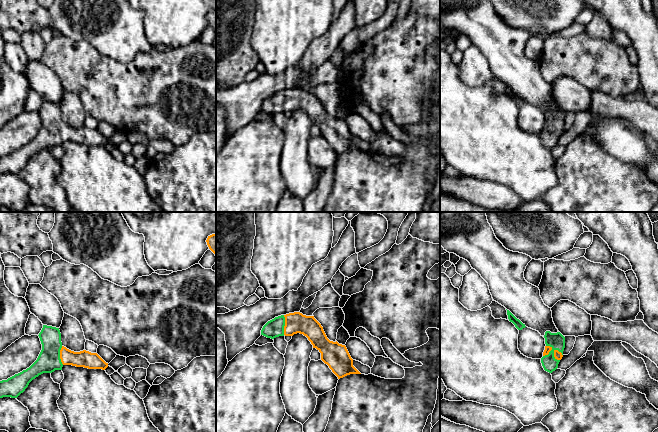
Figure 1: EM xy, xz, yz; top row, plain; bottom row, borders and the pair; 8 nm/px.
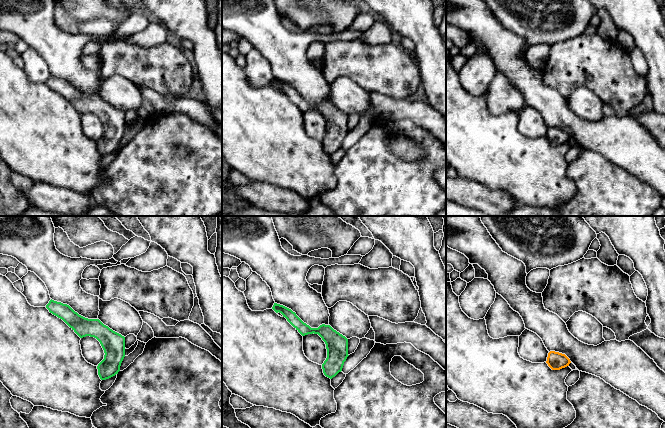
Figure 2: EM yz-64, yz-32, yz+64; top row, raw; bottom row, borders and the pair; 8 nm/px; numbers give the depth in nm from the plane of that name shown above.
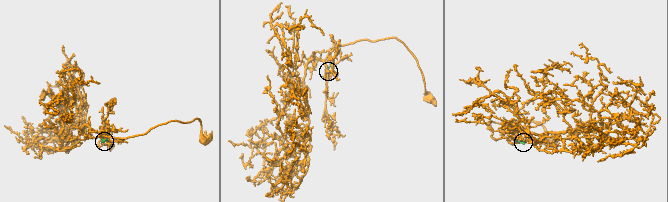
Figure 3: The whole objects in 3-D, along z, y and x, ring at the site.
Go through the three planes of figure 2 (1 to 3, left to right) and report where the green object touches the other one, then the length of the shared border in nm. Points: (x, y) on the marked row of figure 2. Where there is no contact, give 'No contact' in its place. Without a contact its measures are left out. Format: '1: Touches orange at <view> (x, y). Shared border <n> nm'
1: No contact
2: No contact
3: No contact

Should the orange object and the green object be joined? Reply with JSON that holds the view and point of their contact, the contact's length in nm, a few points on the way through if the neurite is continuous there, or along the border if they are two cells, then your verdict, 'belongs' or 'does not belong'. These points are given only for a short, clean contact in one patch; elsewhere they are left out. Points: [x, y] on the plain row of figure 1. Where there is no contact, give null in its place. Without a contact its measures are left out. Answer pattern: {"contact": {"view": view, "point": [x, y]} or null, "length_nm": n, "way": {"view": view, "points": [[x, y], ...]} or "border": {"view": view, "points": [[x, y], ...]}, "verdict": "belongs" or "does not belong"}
{"contact": {"view": "yz", "point": [551, 125]}, "length_nm": 170, "way": {"view": "yz", "points": [[558, 131], [551, 125], [555, 121], [555, 116]]}, "verdict": "belongs"}

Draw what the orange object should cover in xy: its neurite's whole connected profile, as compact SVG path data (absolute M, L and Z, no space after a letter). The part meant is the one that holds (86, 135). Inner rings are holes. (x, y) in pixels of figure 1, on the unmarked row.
M43 101L38 112L42 120L42 126L37 136L26 146L7 156L0 157L0 174L17 174L33 155L43 149L62 146L64 141L102 146L108 143L108 139L97 129L86 126L74 128L64 123L59 104Z

